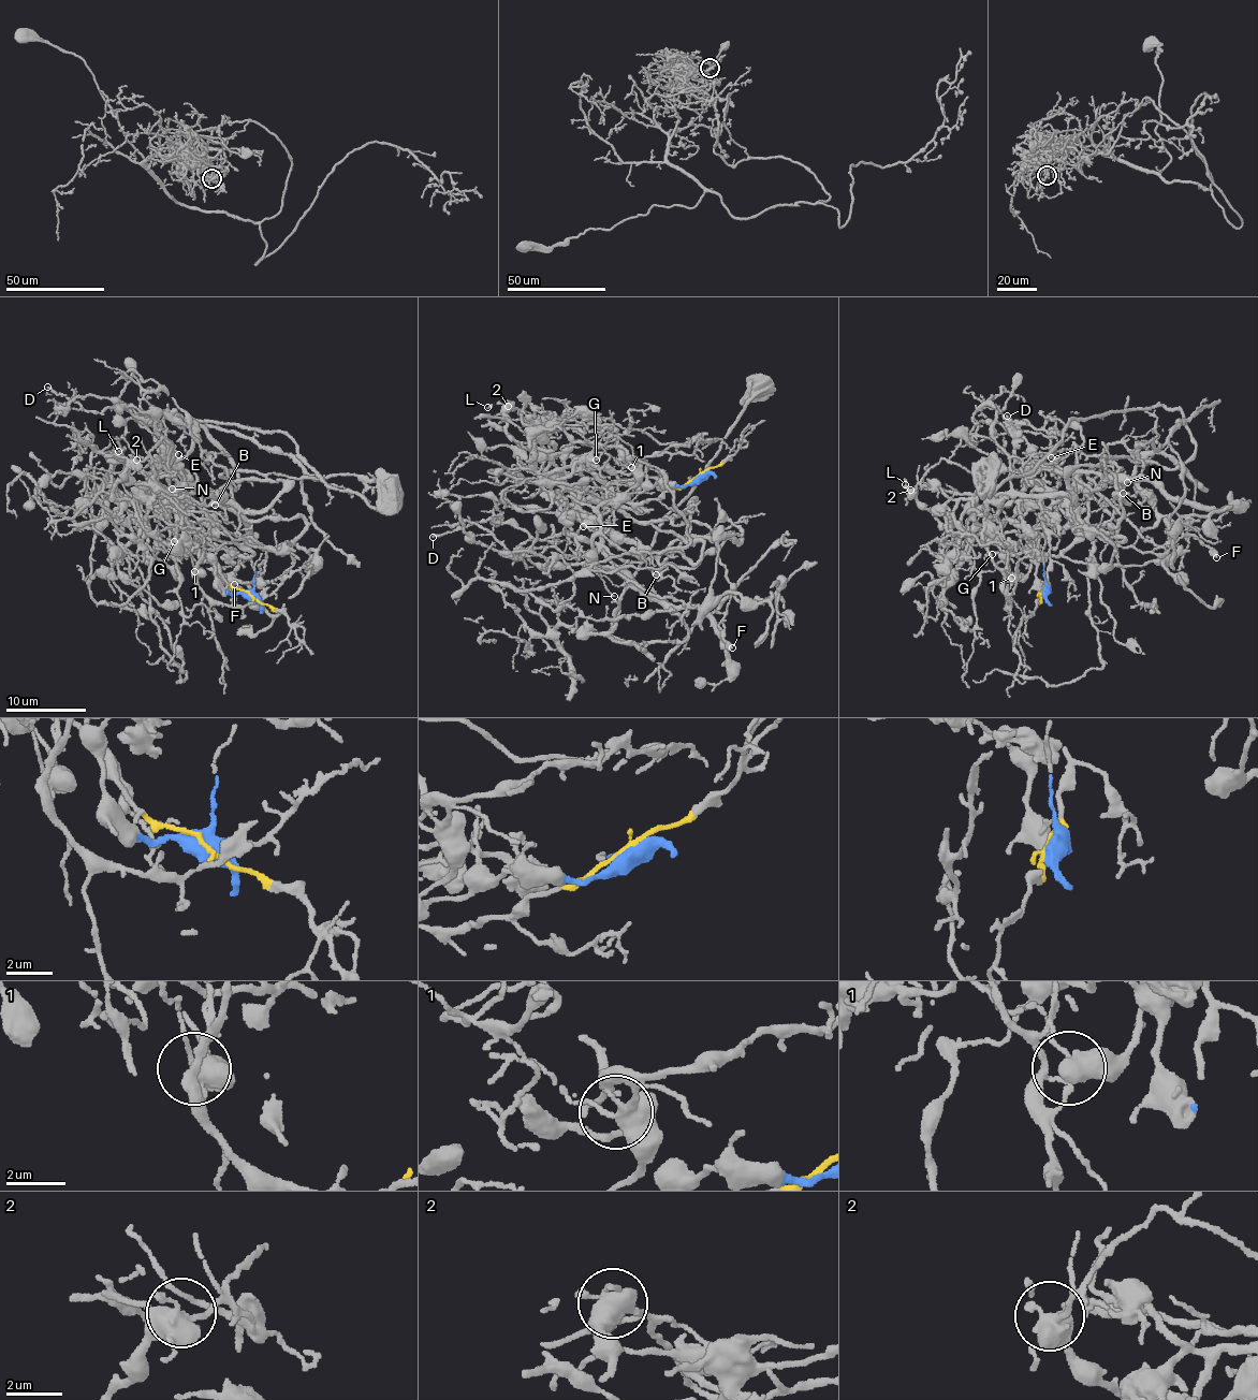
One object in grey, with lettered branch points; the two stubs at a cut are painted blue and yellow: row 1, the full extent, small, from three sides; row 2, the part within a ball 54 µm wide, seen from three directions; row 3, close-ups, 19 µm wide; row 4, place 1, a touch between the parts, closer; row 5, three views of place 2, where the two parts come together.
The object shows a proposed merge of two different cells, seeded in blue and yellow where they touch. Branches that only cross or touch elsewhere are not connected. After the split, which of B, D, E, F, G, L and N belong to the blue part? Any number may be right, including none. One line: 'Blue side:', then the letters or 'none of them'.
Blue side: N

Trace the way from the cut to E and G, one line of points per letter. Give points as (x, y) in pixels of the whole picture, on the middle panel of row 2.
E: (699, 475), (642, 502), (597, 501), (591, 492), (584, 493), (565, 520), (567, 530), (573, 533), (583, 526)
G: (699, 475), (630, 504), (615, 499), (576, 458), (593, 449), (625, 449), (631, 468), (606, 454), (597, 461)

